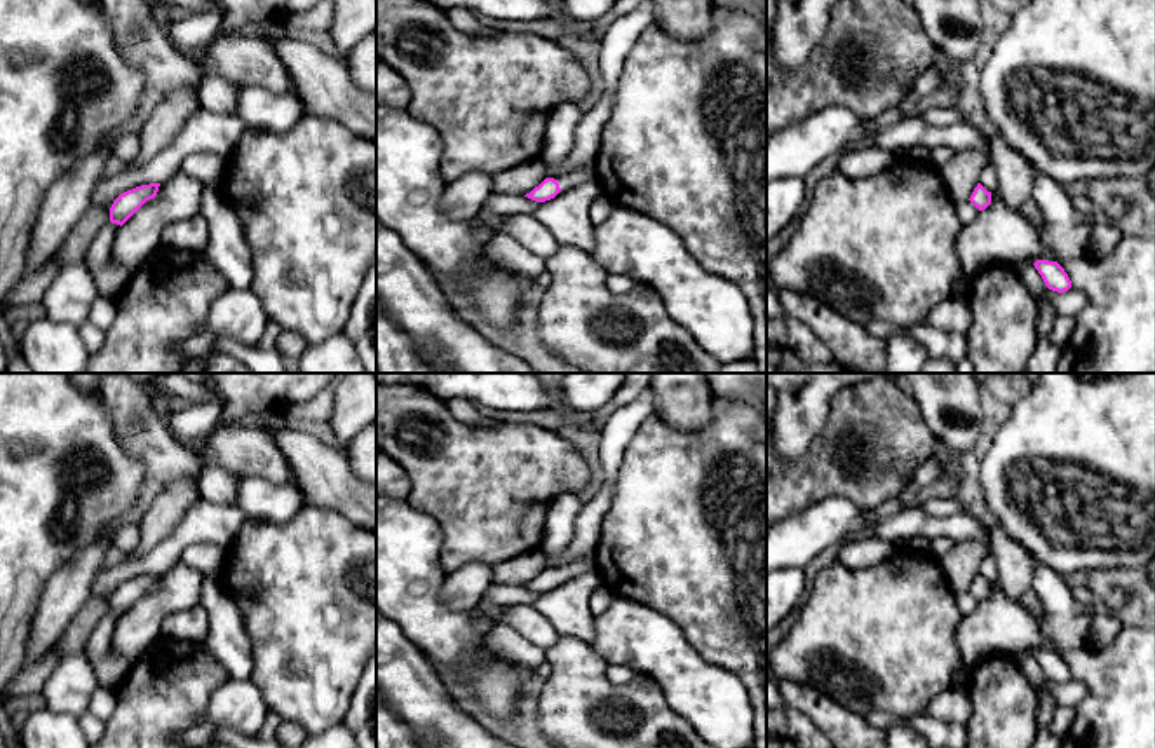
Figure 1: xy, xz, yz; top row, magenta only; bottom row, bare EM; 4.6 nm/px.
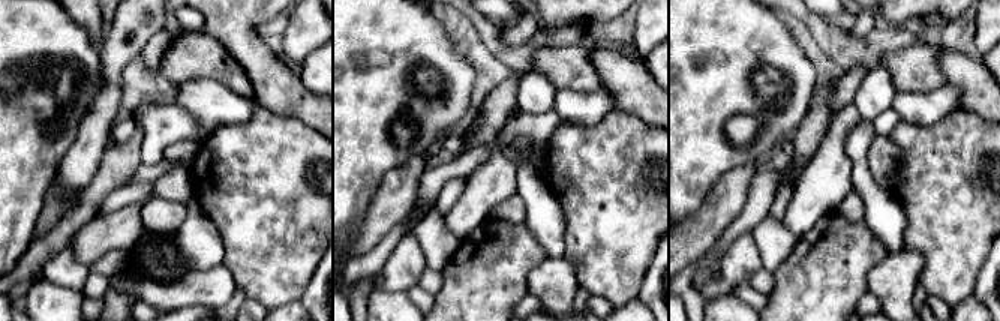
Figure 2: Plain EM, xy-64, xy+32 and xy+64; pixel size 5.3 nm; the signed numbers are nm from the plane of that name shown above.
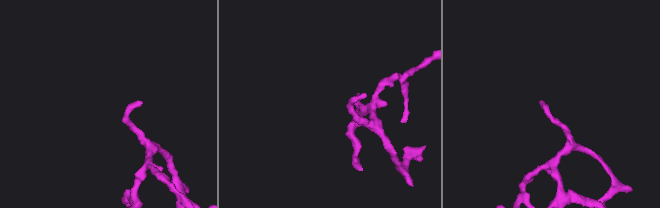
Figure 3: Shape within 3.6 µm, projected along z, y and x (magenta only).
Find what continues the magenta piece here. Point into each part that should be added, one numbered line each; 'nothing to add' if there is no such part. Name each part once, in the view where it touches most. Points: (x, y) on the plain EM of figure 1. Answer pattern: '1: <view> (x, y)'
1: xz (586, 562)

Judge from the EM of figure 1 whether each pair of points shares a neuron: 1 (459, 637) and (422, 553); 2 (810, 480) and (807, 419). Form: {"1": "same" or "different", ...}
{"1": "same", "2": "different"}

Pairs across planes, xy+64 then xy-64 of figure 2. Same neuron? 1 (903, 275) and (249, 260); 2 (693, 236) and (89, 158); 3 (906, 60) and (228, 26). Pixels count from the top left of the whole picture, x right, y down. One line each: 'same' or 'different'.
1: different
2: same
3: different

